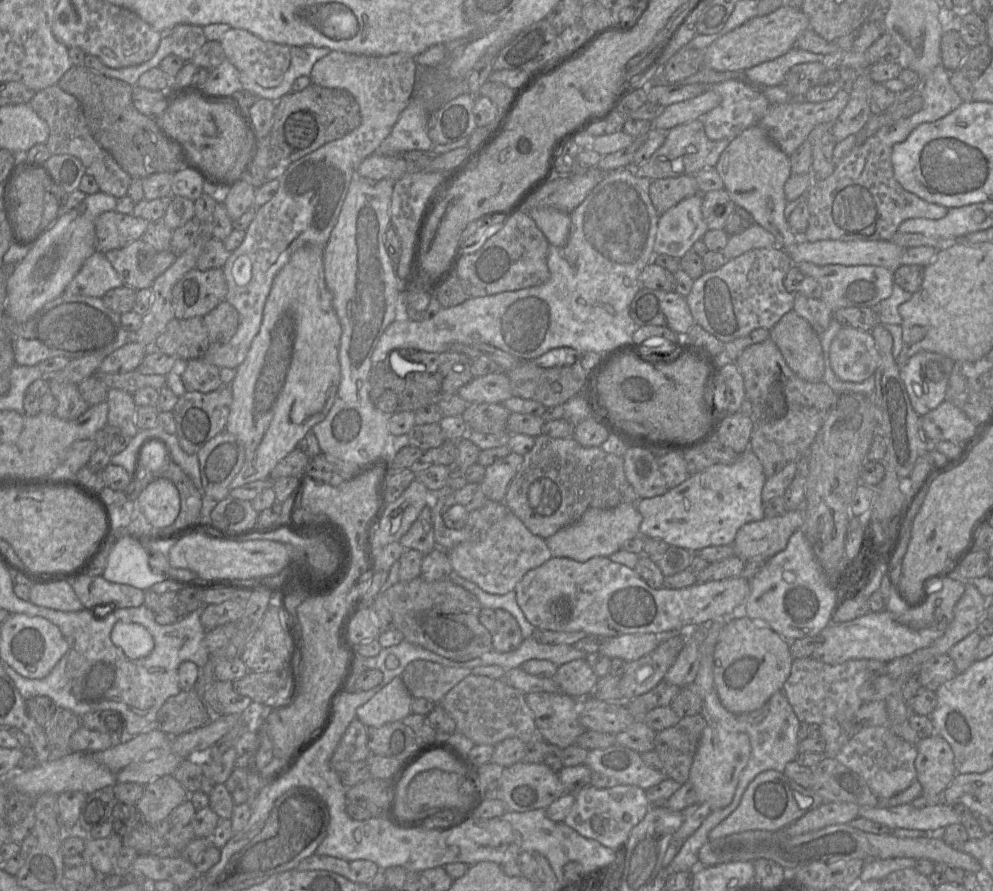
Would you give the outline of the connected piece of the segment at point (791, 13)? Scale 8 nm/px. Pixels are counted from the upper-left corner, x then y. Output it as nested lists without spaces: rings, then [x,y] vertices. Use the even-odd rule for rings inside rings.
[[[781,6],[768,15],[753,17],[711,43],[704,50],[704,67],[718,72],[743,71],[773,60],[792,49],[799,35],[809,27],[809,19],[801,9]]]

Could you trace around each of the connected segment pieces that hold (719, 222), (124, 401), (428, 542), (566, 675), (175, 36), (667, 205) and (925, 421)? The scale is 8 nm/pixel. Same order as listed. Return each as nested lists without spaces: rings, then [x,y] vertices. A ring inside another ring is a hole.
[[[725,188],[702,194],[702,215],[709,230],[725,229],[736,205]]]
[[[108,389],[106,401],[109,405],[108,424],[119,428],[130,438],[134,437],[139,429],[135,422],[137,405],[133,395],[120,389]]]
[[[428,505],[421,511],[409,530],[401,537],[399,543],[405,549],[418,550],[423,555],[427,555],[437,547]]]
[[[585,658],[562,664],[553,678],[558,684],[560,692],[577,700],[593,695],[599,680]]]
[[[178,24],[166,34],[169,34],[172,39],[172,54],[185,62],[190,61],[207,41],[203,28],[196,25]]]
[[[694,175],[651,180],[649,195],[659,214],[664,214],[680,201],[700,193]]]
[[[947,400],[921,416],[920,420],[922,432],[930,442],[950,441],[960,444],[973,434],[976,426]]]

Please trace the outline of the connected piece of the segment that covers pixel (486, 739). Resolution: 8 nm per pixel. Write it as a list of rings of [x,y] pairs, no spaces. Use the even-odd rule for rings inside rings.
[[[470,674],[435,704],[439,704],[455,721],[456,731],[475,745],[496,745],[507,738],[519,738],[527,743],[538,736],[534,713],[525,695],[502,679]]]

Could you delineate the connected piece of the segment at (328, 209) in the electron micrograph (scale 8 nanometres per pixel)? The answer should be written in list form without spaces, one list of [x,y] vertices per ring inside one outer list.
[[[331,51],[314,64],[311,82],[350,92],[359,104],[361,124],[343,138],[292,162],[278,180],[280,187],[276,195],[258,208],[242,244],[231,252],[222,267],[228,287],[225,300],[239,313],[238,329],[228,343],[211,345],[204,355],[206,361],[219,368],[236,369],[245,360],[260,330],[264,305],[275,276],[299,248],[327,244],[357,168],[390,135],[420,86],[421,69],[425,68],[420,68],[416,58],[405,54],[366,56]]]

